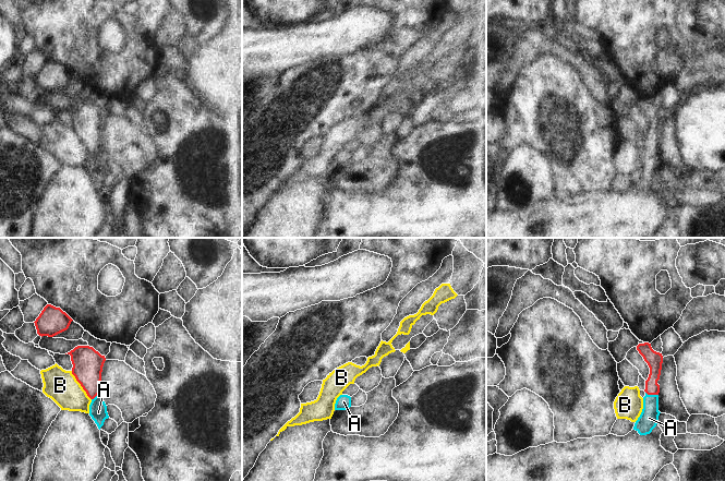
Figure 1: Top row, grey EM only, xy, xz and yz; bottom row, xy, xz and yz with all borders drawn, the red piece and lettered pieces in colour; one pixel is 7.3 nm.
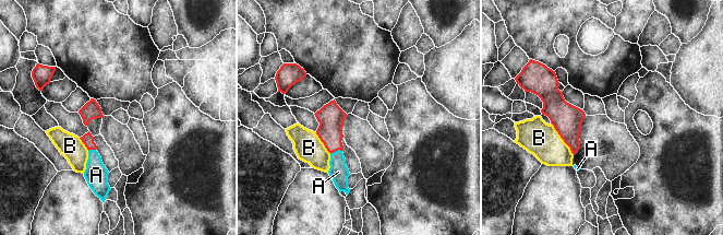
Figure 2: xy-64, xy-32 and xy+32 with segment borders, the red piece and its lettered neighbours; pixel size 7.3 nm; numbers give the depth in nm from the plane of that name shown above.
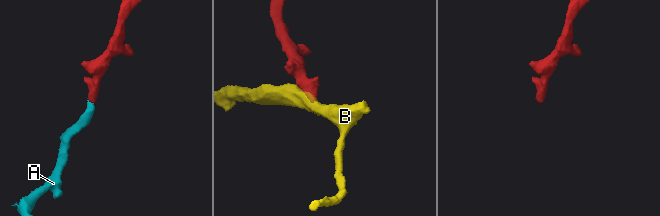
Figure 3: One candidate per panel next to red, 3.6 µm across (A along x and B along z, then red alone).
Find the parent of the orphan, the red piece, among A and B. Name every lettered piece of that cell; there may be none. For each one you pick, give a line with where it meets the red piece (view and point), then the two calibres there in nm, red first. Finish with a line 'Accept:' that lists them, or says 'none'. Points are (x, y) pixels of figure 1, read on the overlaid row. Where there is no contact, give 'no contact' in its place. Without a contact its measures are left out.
A: yz (652, 394) | 120/140 nm
Accept: A

